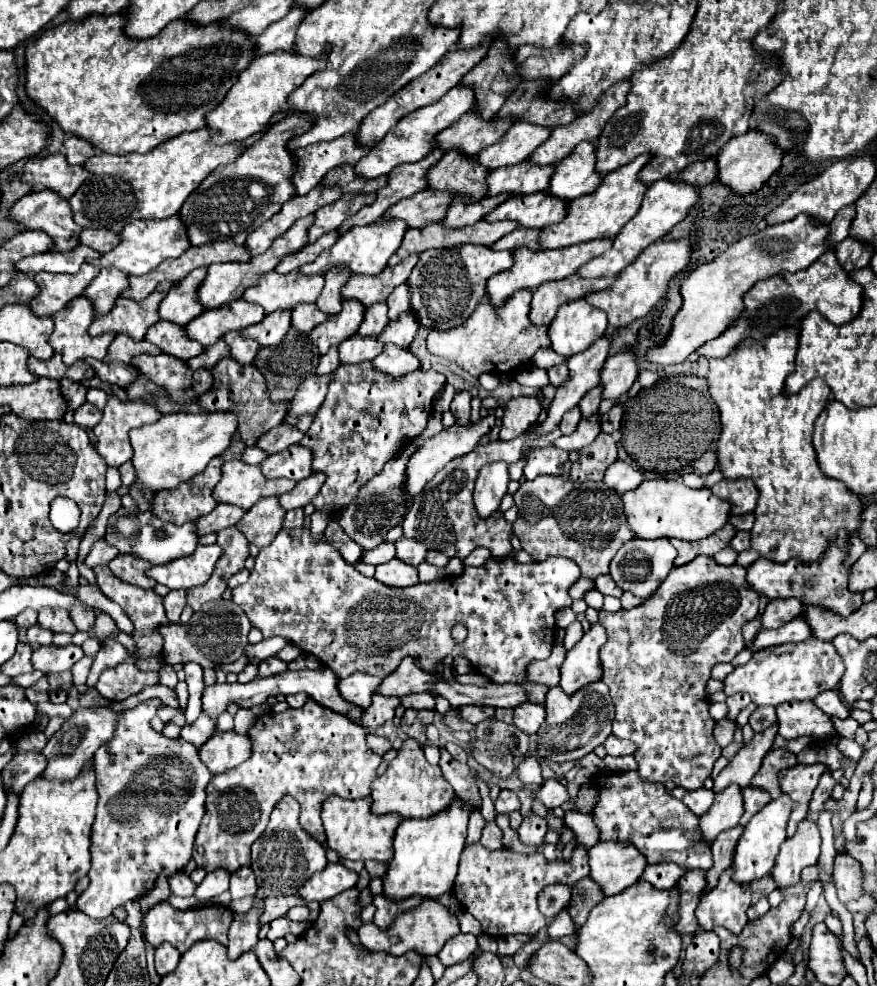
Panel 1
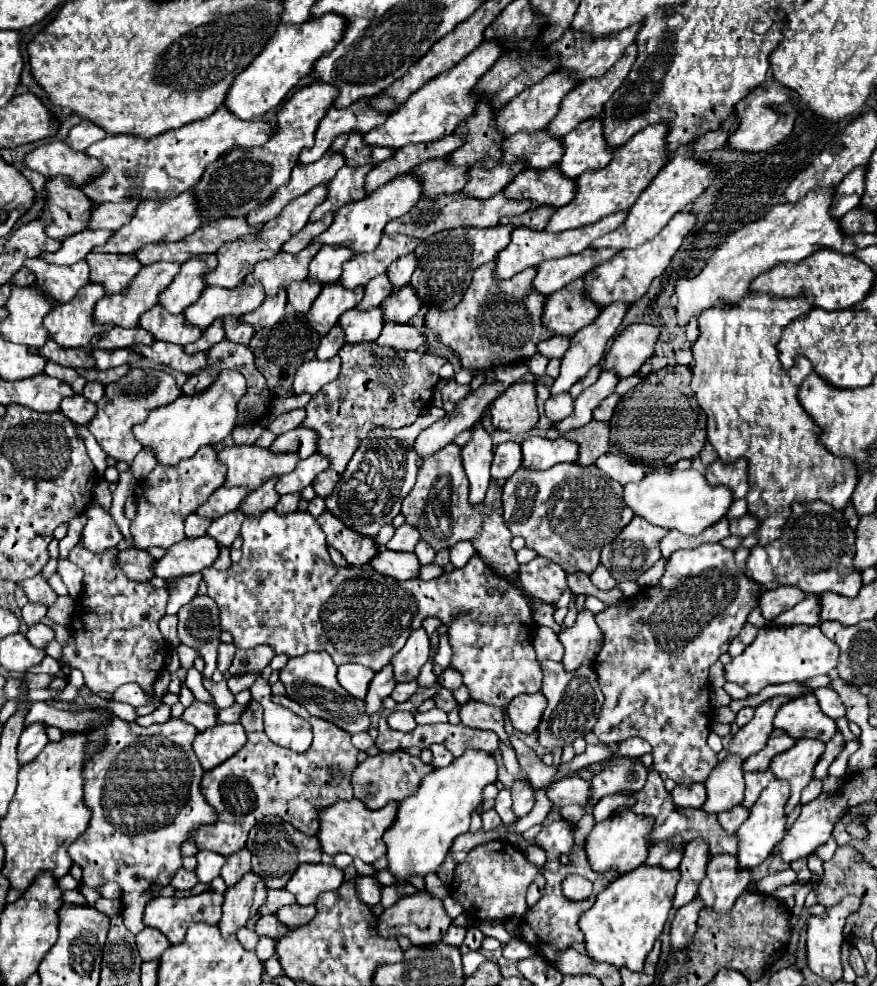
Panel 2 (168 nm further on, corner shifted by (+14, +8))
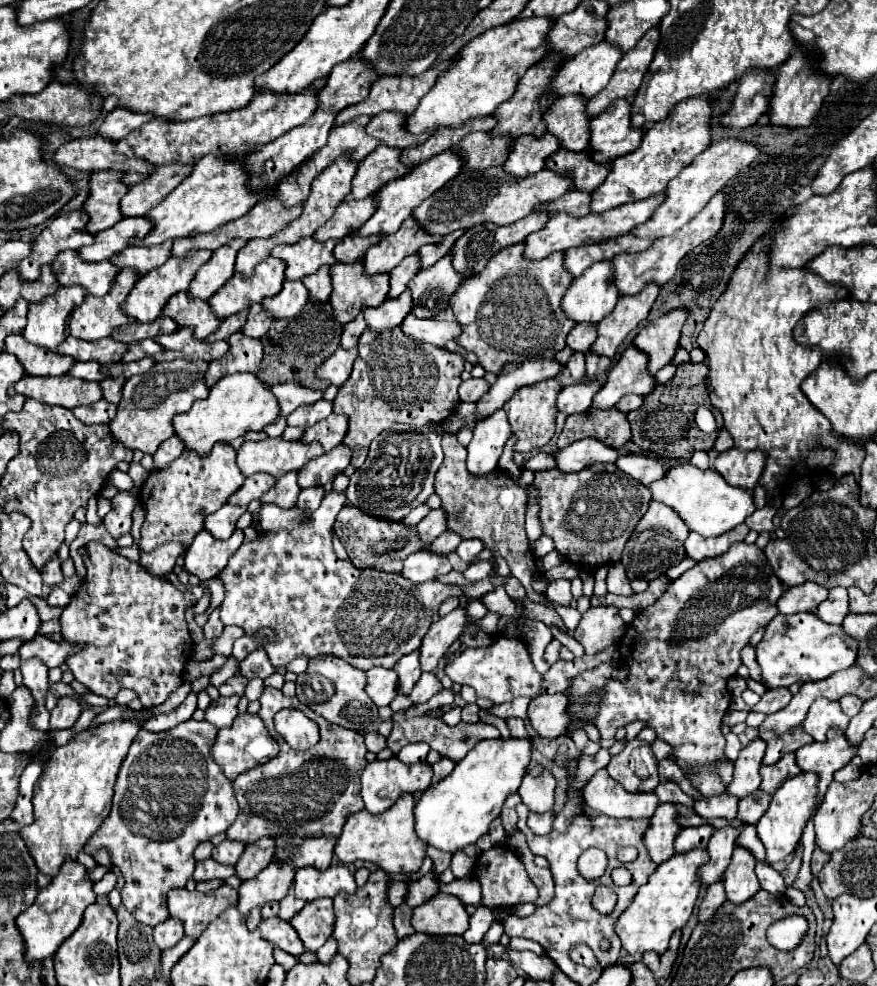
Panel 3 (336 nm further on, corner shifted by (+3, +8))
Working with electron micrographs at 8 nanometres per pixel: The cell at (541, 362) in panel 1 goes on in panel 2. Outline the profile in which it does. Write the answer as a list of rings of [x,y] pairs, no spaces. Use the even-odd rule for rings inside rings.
[[[552,336],[550,340],[540,342],[540,354],[548,356],[548,358],[562,358],[564,352],[570,346],[570,338],[568,336]]]

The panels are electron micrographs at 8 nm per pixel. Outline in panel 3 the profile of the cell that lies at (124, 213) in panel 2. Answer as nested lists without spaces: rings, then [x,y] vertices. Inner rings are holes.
[[[183,164],[159,166],[143,182],[129,186],[127,194],[121,200],[121,214],[125,218],[147,216],[147,212],[157,204],[161,204],[189,172],[191,166],[183,166]]]

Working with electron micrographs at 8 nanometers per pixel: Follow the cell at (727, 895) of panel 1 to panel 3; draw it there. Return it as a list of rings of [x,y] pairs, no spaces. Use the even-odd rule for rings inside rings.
[[[737,846],[721,878],[725,884],[725,896],[729,902],[743,904],[745,900],[749,900],[753,894],[761,890],[753,868],[755,868],[755,858],[751,856],[751,852]]]

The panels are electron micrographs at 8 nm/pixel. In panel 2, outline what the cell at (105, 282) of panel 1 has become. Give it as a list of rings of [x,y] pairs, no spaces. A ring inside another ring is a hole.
[[[90,254],[90,282],[104,284],[108,294],[122,292],[142,268],[136,254]]]

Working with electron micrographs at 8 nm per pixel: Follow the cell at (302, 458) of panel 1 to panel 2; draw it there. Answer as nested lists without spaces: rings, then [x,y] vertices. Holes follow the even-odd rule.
[[[294,428],[292,432],[280,434],[274,444],[270,446],[272,452],[296,452],[300,458],[308,458],[316,452],[318,444],[318,434],[312,432],[310,428]]]

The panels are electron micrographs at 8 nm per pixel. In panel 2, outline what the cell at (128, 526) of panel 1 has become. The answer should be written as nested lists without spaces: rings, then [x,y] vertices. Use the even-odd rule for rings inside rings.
[[[192,514],[192,516],[188,516],[188,520],[186,520],[186,536],[188,536],[188,538],[206,536],[206,530],[208,530],[210,524],[212,524],[212,520],[202,518],[202,516],[198,516],[198,514]]]

